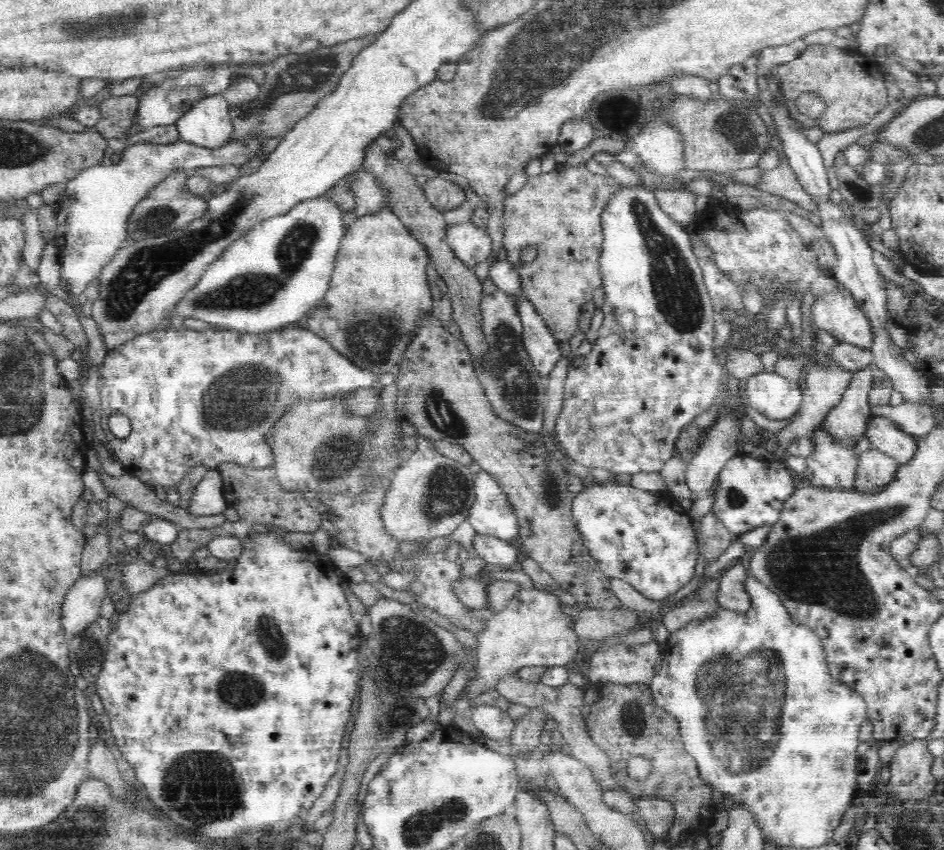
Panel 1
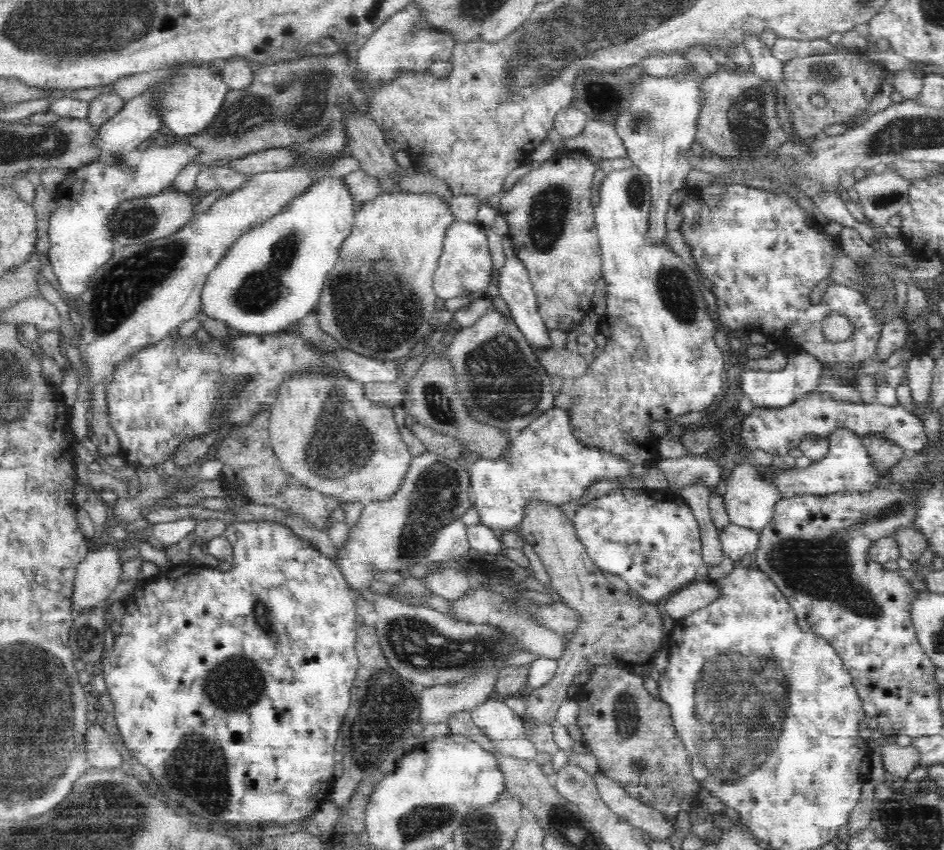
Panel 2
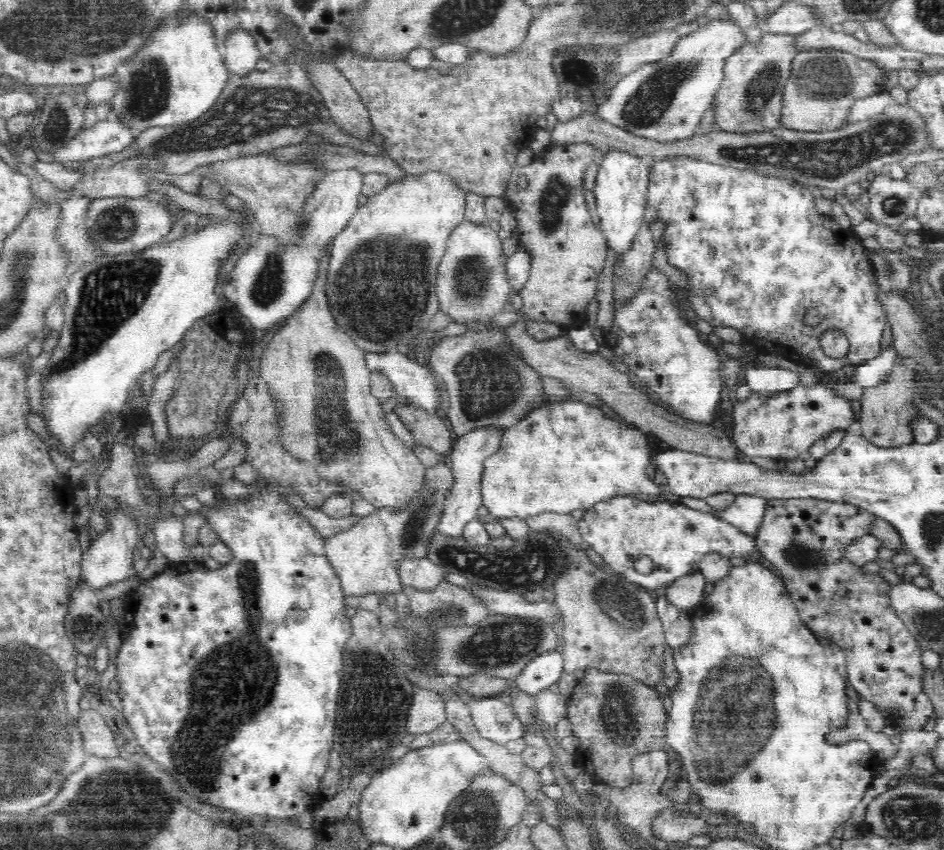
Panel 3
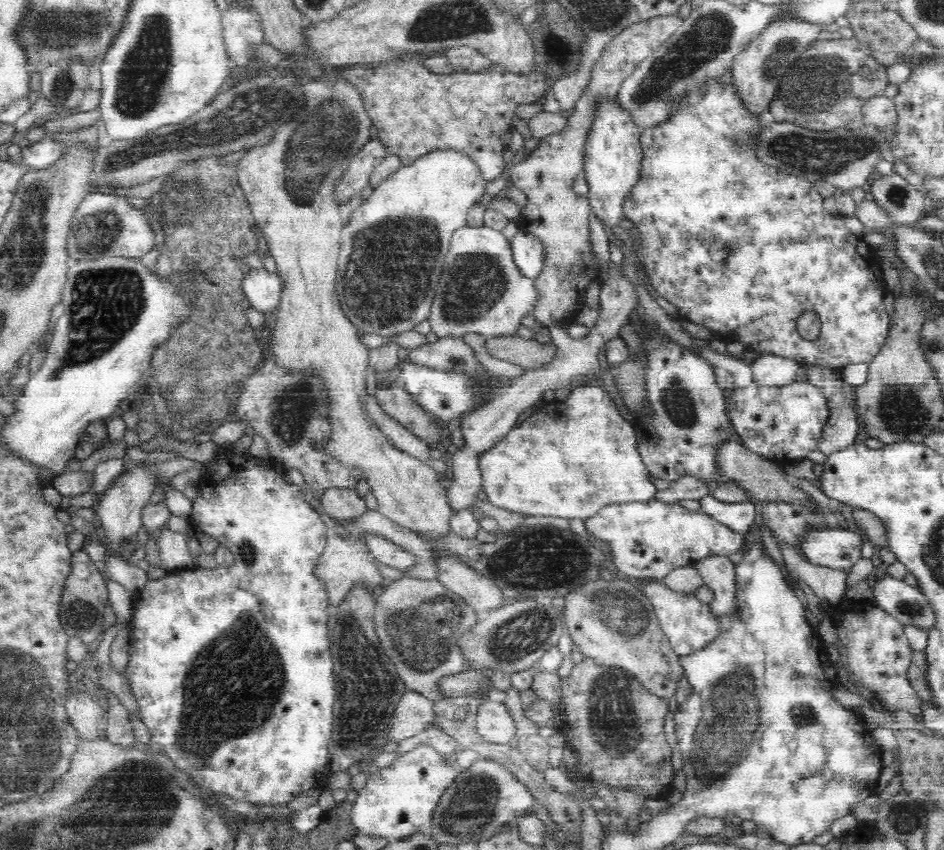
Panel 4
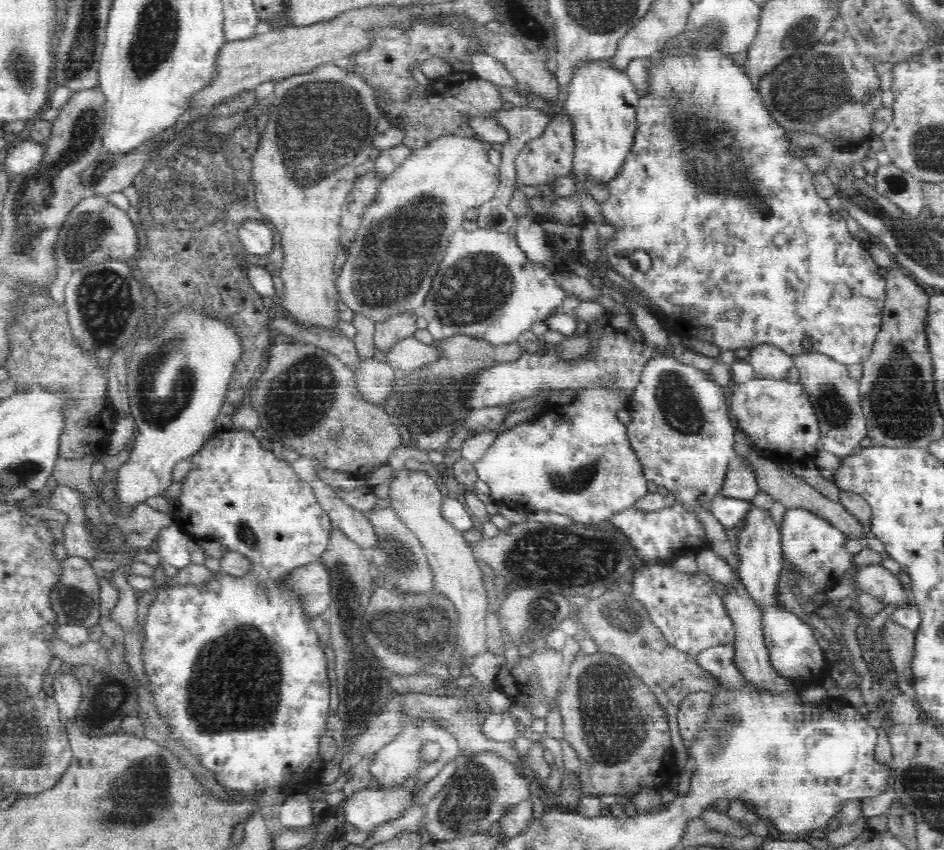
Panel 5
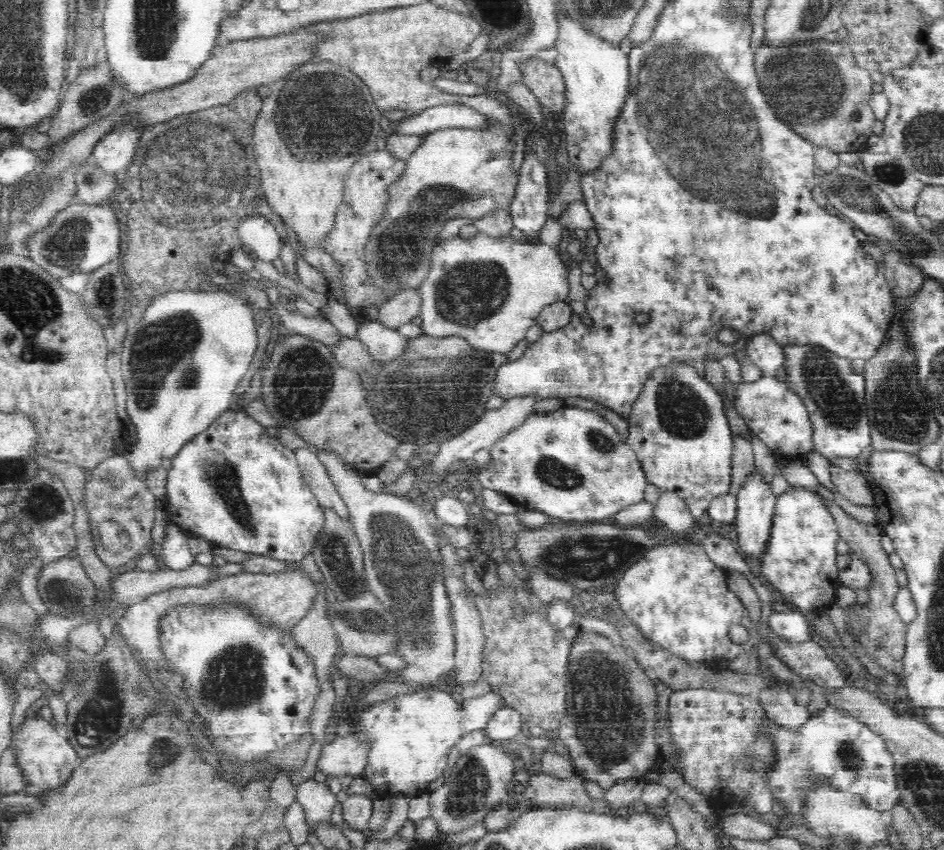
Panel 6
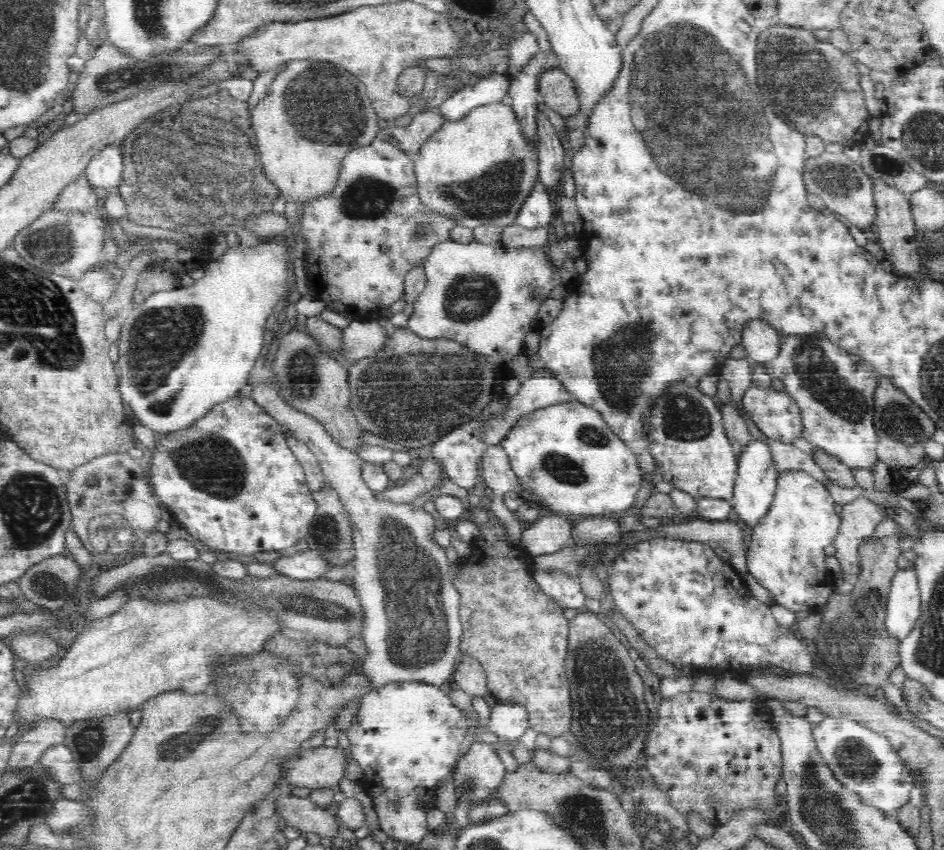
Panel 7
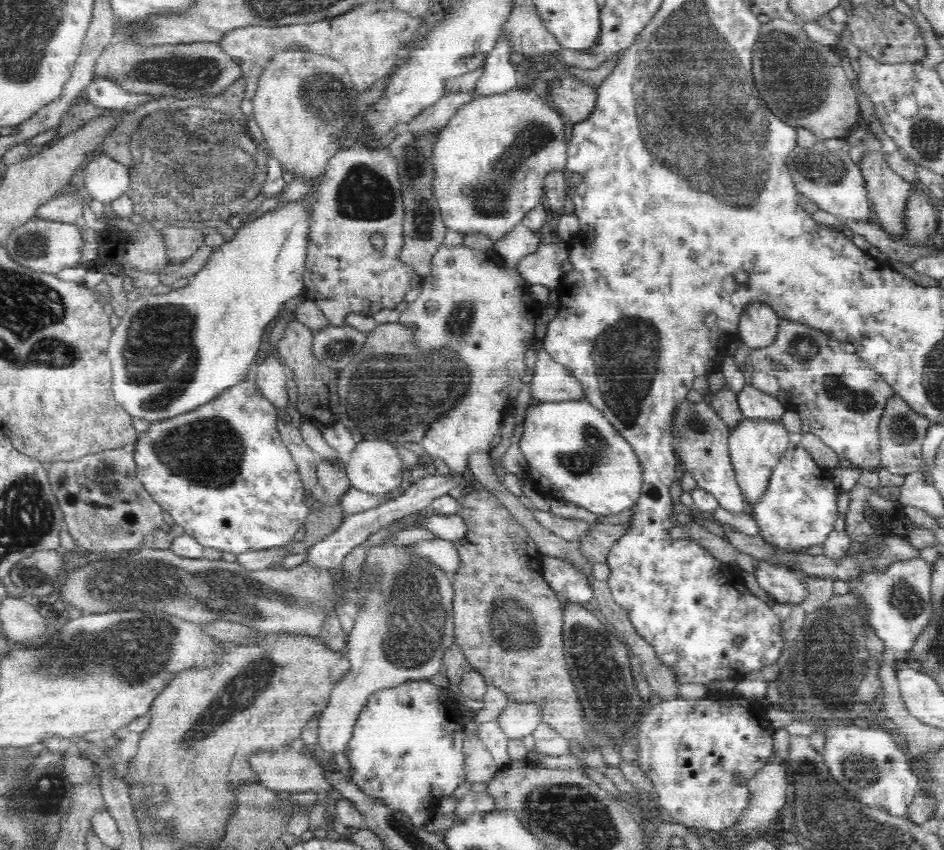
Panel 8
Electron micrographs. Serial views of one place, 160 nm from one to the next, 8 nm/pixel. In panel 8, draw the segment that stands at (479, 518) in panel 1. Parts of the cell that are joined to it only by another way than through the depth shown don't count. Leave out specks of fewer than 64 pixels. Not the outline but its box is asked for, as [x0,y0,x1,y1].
[518,398,643,516]

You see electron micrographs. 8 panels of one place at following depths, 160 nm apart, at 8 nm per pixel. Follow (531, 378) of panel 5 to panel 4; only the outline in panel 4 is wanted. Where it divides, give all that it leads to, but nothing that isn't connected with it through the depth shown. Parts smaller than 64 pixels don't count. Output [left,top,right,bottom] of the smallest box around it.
[393,360,475,421]

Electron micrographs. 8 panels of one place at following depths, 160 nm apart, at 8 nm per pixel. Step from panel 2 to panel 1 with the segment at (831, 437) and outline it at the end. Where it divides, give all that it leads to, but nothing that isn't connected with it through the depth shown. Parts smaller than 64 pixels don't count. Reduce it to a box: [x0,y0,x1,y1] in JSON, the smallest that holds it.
[826,364,874,444]

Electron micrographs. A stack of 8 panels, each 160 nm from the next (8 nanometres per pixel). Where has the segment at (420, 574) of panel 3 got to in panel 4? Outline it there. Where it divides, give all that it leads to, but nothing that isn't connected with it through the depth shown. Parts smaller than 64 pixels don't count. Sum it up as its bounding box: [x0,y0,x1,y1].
[366,535,418,572]

